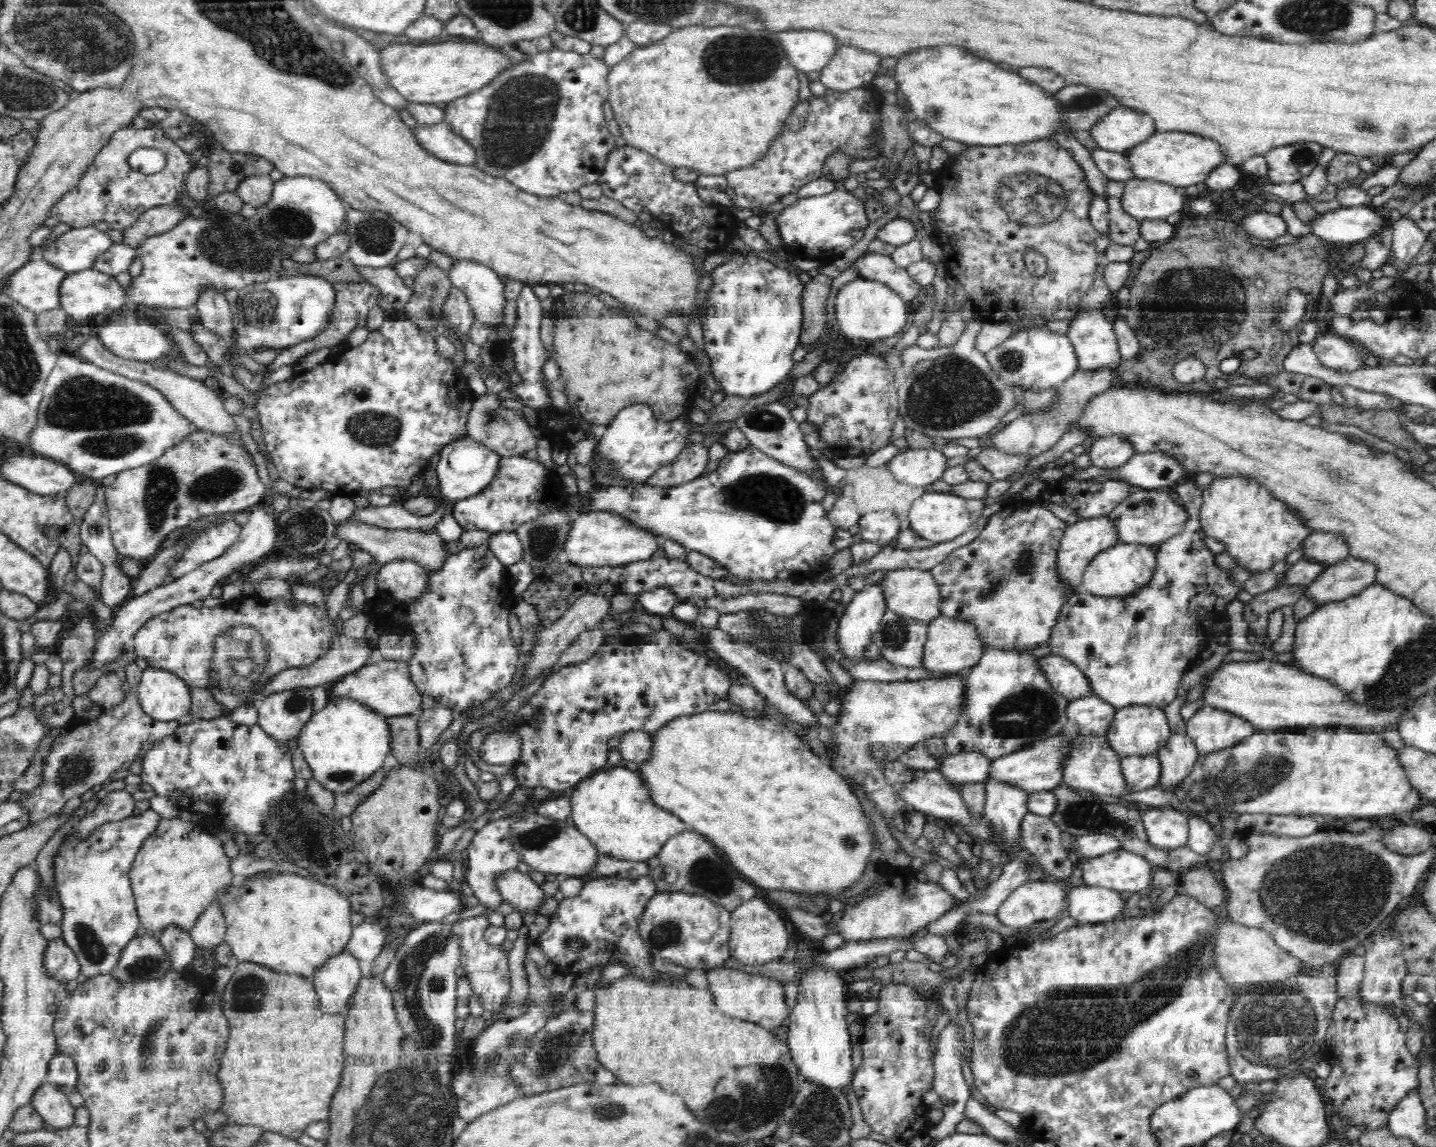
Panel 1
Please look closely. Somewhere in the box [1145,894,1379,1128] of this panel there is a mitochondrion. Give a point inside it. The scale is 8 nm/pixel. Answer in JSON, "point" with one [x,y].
{"point":[1278,1026]}

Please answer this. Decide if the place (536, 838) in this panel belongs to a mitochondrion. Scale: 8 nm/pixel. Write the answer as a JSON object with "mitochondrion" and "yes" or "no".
{"mitochondrion":"yes"}

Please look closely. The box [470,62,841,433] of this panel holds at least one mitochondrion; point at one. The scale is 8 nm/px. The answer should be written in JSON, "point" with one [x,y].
{"point":[521,113]}

